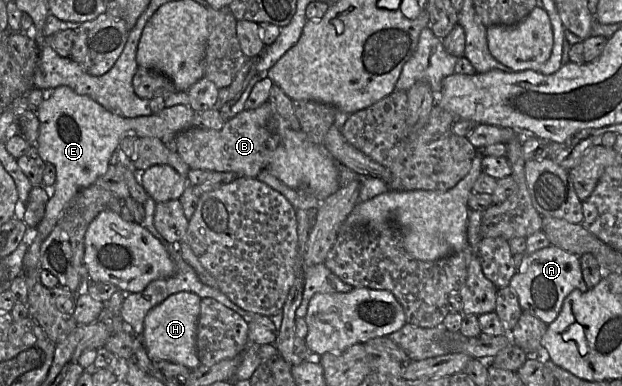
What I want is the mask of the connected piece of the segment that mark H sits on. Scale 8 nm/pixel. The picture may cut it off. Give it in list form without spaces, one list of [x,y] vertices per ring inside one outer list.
[[[180,291],[170,295],[148,312],[145,317],[142,343],[153,362],[171,361],[191,370],[200,366],[196,350],[196,335],[201,300],[202,298],[193,292]]]

